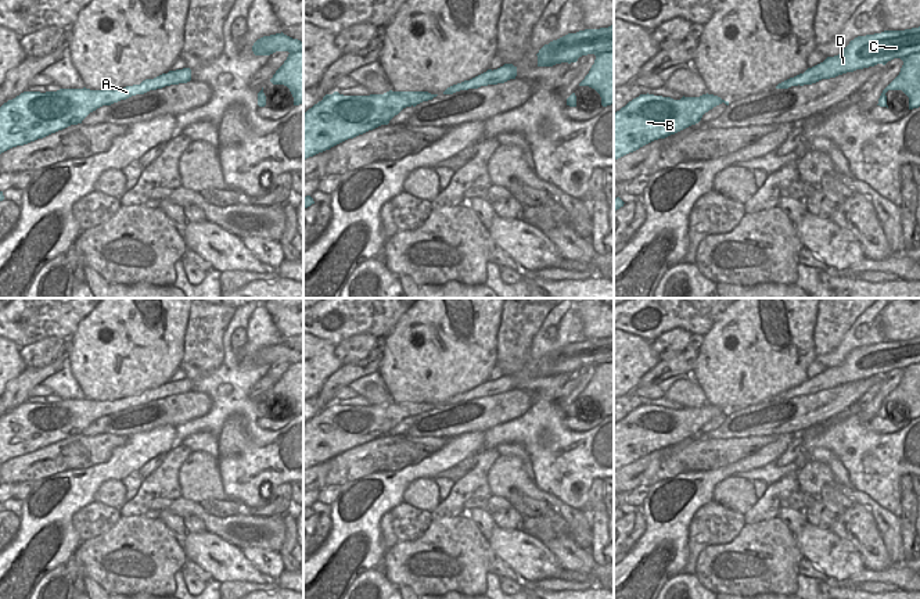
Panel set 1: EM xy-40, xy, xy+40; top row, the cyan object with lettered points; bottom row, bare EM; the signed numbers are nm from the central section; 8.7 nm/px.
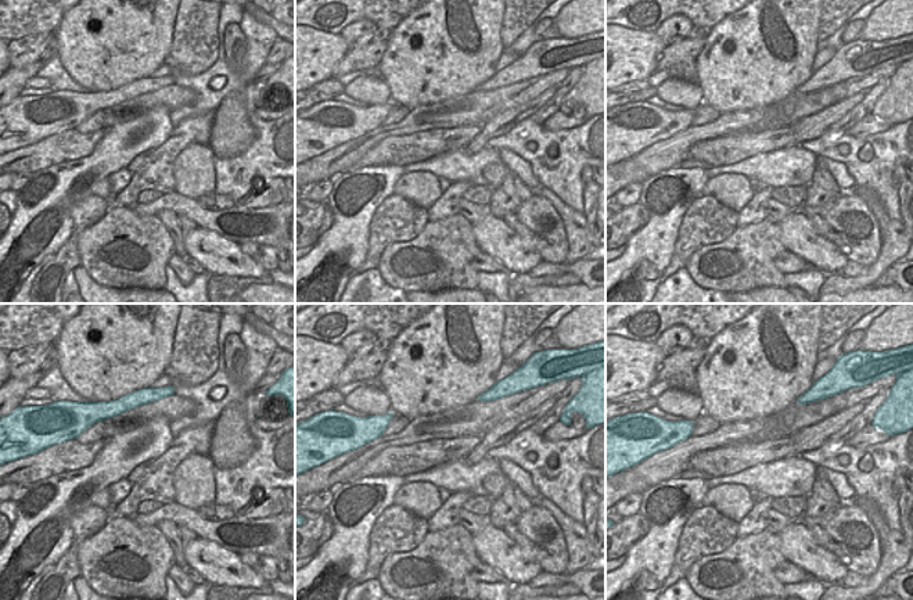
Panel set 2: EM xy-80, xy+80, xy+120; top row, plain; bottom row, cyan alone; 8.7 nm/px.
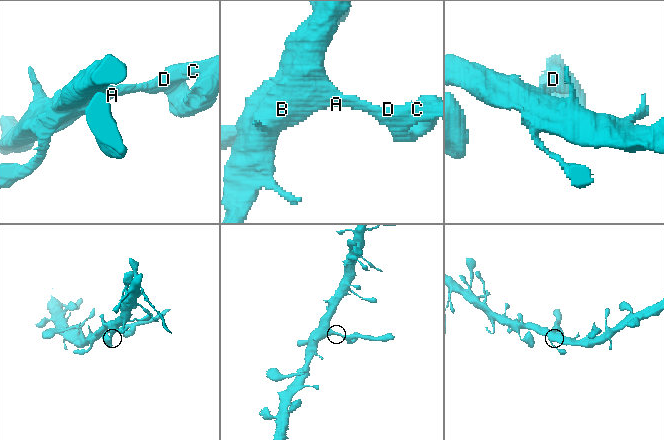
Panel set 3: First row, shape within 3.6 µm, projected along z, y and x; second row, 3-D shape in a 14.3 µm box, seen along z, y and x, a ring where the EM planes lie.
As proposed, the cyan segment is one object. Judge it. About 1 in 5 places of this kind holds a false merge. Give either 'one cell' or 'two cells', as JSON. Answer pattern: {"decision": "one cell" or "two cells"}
{"decision": "two cells"}

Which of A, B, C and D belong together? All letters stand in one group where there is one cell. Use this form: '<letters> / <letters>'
A B / C D

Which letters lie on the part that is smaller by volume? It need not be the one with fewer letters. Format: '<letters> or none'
C, D

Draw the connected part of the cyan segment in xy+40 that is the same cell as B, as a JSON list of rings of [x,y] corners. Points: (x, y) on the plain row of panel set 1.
[[[708,403],[680,410],[640,405],[614,423],[614,471],[698,434],[705,423],[722,413],[729,416],[729,412]]]

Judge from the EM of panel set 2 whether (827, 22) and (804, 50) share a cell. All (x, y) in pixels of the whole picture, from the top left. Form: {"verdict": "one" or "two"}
{"verdict": "two"}

